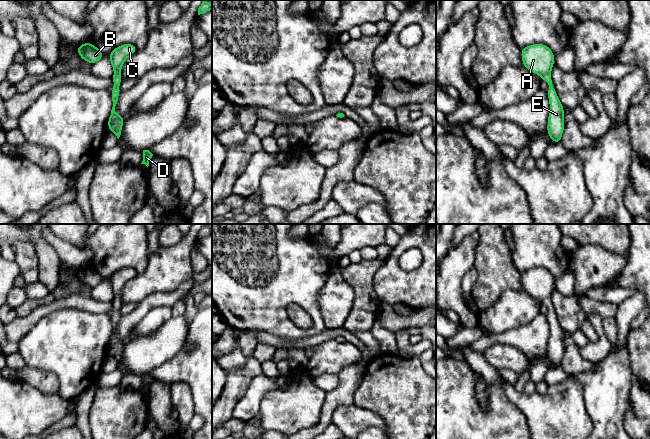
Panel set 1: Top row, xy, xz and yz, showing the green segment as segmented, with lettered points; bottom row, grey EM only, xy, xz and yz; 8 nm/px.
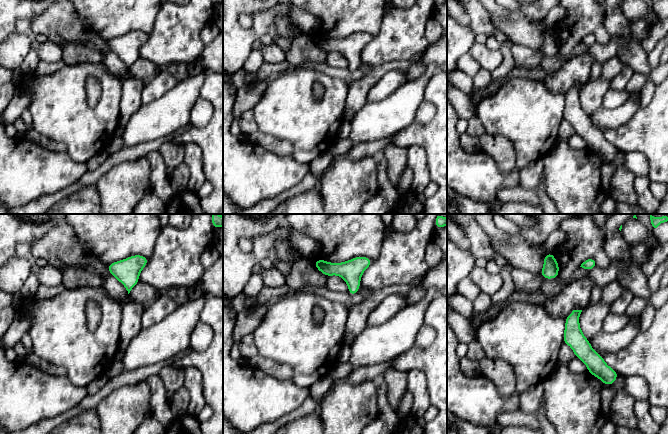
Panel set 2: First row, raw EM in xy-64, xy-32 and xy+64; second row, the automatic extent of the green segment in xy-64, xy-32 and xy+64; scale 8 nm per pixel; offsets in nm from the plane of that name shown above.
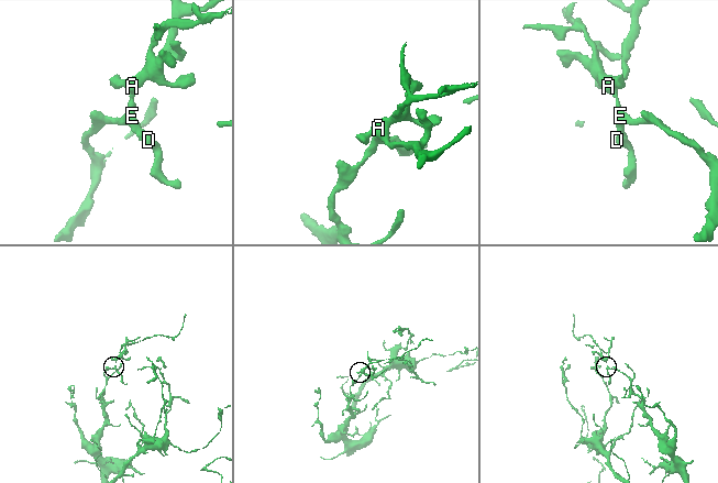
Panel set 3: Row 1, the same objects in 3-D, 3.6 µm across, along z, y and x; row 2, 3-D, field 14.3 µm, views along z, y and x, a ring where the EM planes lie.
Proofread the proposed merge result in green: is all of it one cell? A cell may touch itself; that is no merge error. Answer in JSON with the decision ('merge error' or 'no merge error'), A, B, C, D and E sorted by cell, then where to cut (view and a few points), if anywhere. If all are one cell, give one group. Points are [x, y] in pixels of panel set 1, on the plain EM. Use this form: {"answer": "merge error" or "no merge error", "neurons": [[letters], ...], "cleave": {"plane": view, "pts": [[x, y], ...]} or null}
{"answer": "no merge error", "neurons": [["A", "B", "C", "D", "E"]], "cleave": null}

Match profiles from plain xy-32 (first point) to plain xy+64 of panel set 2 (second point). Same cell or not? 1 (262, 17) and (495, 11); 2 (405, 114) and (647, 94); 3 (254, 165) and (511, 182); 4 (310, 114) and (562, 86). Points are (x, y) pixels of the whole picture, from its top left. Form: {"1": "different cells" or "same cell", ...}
{"1": "different cells", "2": "different cells", "3": "same cell", "4": "different cells"}

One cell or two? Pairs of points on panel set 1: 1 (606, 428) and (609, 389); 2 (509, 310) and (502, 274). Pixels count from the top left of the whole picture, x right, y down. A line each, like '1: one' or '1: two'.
1: one
2: two

